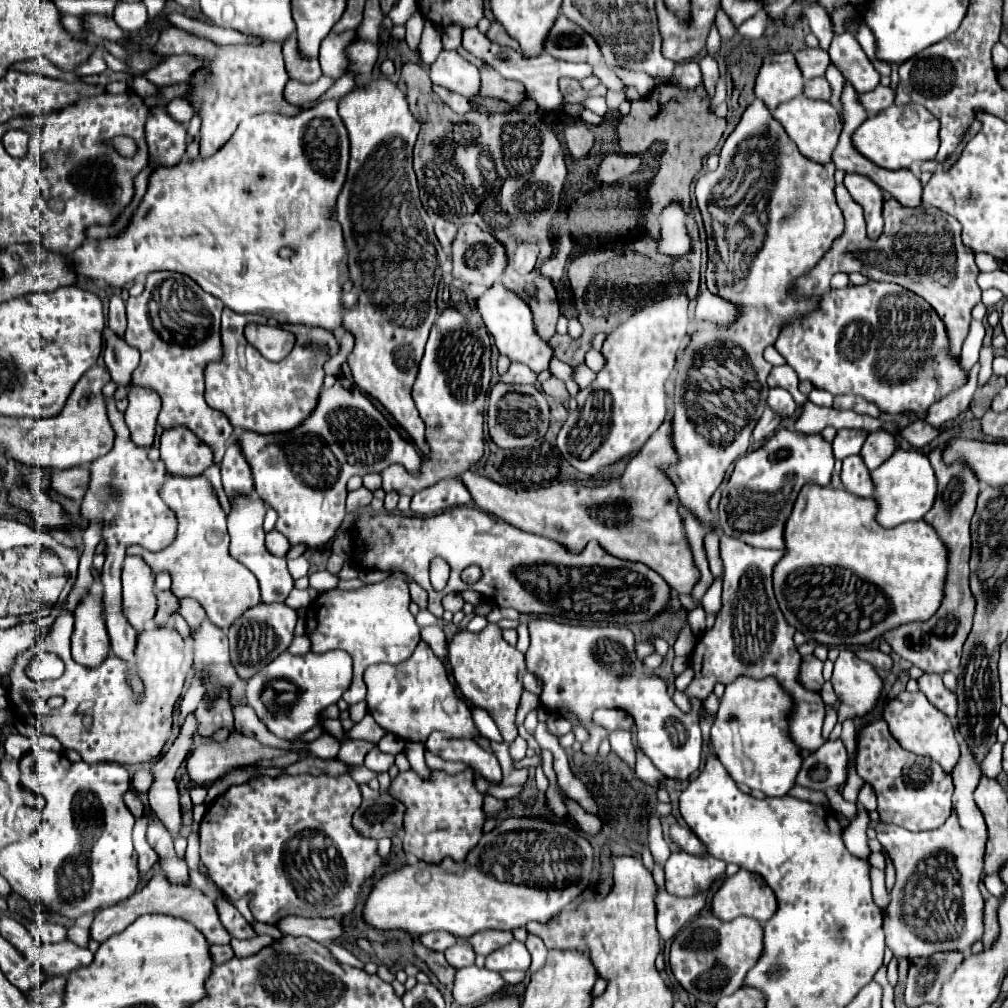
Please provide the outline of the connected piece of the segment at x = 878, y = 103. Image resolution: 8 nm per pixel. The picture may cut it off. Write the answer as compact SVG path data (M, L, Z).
M877 85L873 91L867 91L867 93L859 93L859 103L863 105L863 109L869 113L869 115L875 115L883 109L887 109L889 105L893 105L893 99L895 99L895 93L889 89L889 87L883 87L883 85Z

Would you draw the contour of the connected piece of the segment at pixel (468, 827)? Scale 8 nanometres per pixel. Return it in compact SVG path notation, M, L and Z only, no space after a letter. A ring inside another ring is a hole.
M471 767L455 775L431 769L429 779L423 779L415 769L399 771L397 777L391 779L387 793L405 805L403 849L421 861L439 861L445 855L463 861L479 843L481 827L485 823L481 809L483 795L475 789L475 773Z

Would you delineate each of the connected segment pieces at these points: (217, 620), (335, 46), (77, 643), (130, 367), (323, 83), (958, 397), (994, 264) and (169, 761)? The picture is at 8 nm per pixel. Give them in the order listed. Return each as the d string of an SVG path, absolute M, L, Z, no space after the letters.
M203 475L195 479L167 477L161 489L161 499L171 507L179 521L175 543L161 549L159 553L151 553L143 547L129 547L127 555L143 557L143 561L151 567L153 573L161 569L169 571L173 579L171 591L177 597L197 599L205 609L207 619L213 625L227 629L235 621L235 617L239 617L247 607L259 603L259 585L255 575L239 561L231 559L227 551L227 519L223 509L219 507L211 483Z
M345 31L341 35L329 33L319 49L319 63L323 73L333 75L333 77L341 77L345 73L347 67L347 59L345 59L345 47L355 39L355 31Z
M85 595L83 603L75 609L75 631L71 637L71 653L73 659L83 667L99 667L109 657L109 635L103 621L103 607L101 607L101 595Z
M111 333L105 341L103 359L105 359L105 367L111 373L111 379L117 385L129 387L131 385L131 375L139 365L139 351L133 349L131 345L127 345L125 339Z
M321 75L315 83L301 83L291 79L287 85L287 101L295 103L295 105L307 105L307 103L315 103L321 99L321 95L327 93L327 89L335 83L337 79Z
M977 362L970 369L969 381L967 381L961 389L949 393L949 395L943 397L939 403L933 403L933 405L929 407L929 411L927 411L927 419L925 419L925 421L929 421L931 425L943 425L943 423L947 423L947 421L957 419L963 411L967 411L967 409L969 409L969 403L971 403L971 397L973 397L973 393L975 393L977 389L979 369L980 363Z
M977 253L975 255L975 263L977 263L977 267L981 271L993 271L993 269L1001 267L1001 263L993 255L989 255L989 253Z
M189 715L171 749L153 763L149 807L153 809L157 819L165 823L165 829L173 837L177 837L181 831L181 807L179 807L179 791L177 791L175 775L183 765L187 753L191 751L193 735L195 735L195 719L193 715Z

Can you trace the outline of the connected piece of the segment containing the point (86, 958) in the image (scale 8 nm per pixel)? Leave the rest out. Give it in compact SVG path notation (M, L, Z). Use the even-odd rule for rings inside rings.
M61 941L51 945L41 943L35 949L23 951L23 957L29 963L39 963L47 977L65 977L67 971L89 965L93 959L93 953L89 949L77 947L71 941Z

